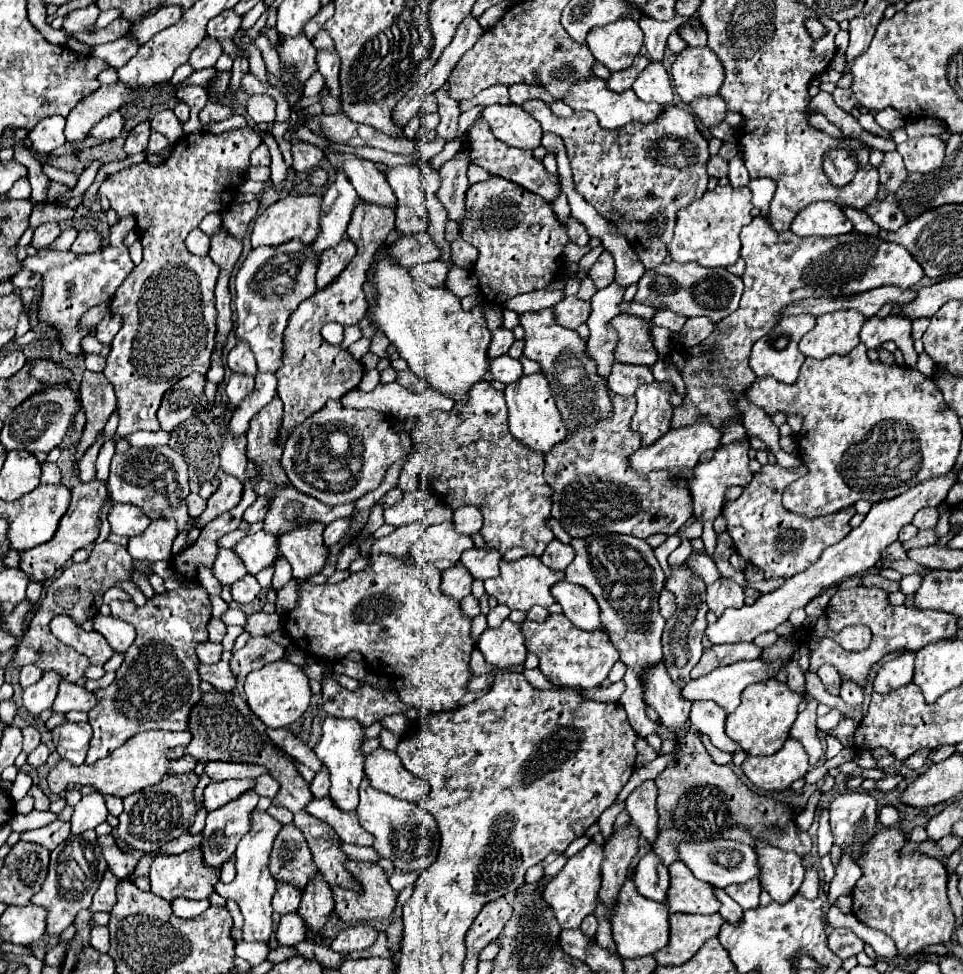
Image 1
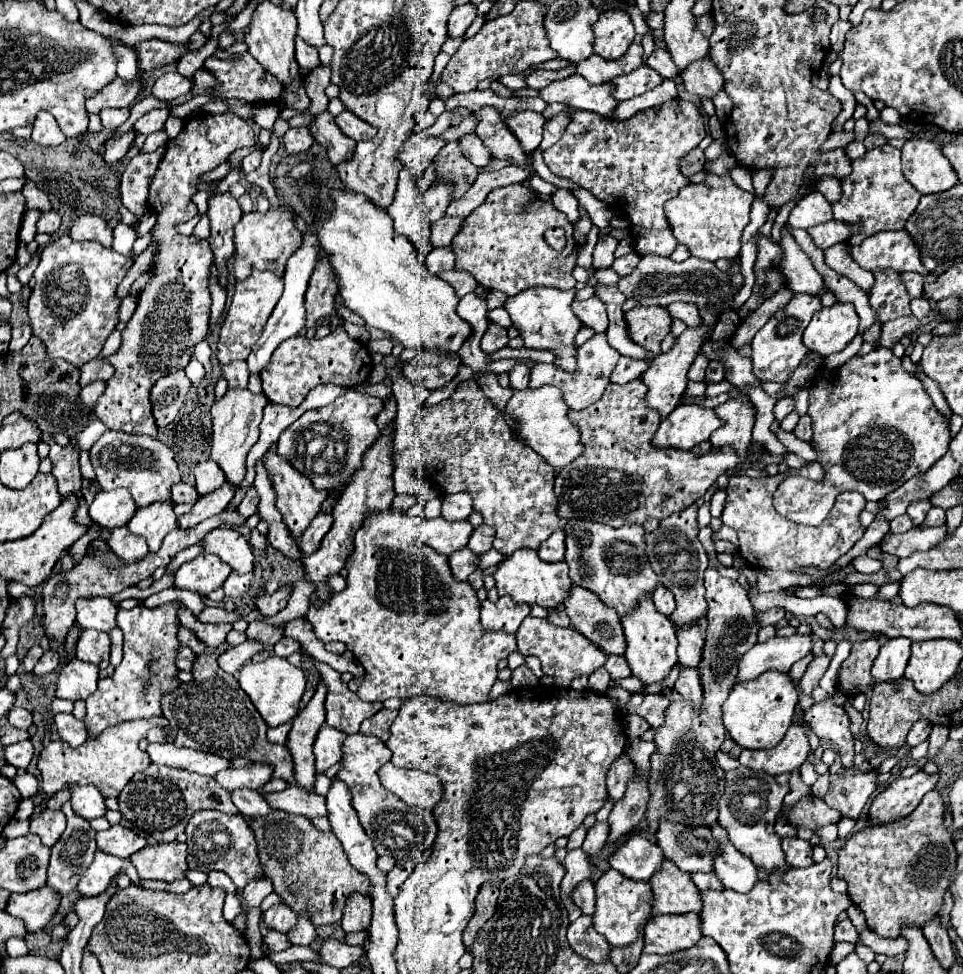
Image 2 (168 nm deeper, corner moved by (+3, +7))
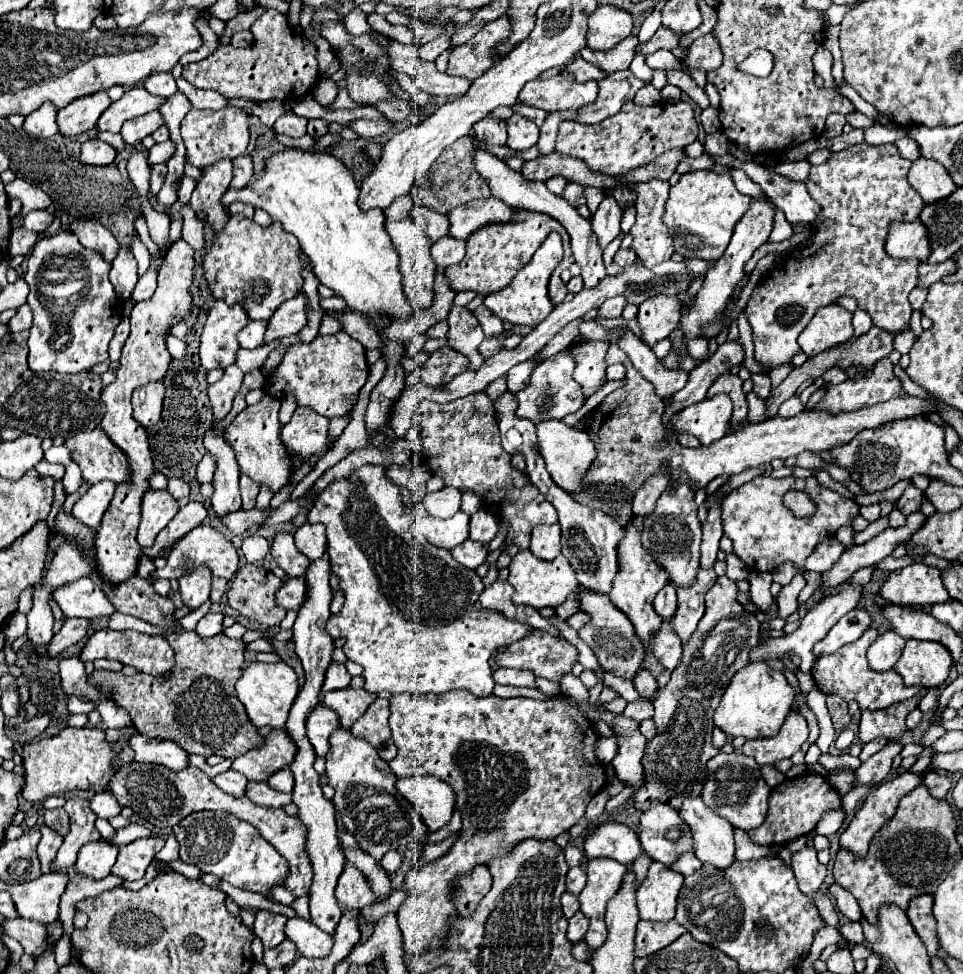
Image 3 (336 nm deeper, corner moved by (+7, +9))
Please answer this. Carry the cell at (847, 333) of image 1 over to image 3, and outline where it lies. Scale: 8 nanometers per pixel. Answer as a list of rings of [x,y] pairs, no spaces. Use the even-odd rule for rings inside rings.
[[[828,305],[816,311],[810,327],[800,333],[798,343],[808,357],[814,357],[826,349],[846,343],[852,333],[852,313],[840,305]]]

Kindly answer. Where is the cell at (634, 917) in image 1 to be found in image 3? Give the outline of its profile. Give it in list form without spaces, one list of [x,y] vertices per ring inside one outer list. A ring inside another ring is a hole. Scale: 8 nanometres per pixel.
[[[588,859],[586,873],[588,881],[578,899],[580,911],[590,917],[590,929],[584,935],[584,941],[592,951],[596,951],[606,941],[606,903],[618,893],[626,867],[614,859]]]

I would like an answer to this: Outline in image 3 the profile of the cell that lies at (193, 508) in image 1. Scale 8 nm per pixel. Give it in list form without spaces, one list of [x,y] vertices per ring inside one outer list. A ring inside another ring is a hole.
[[[168,479],[168,493],[174,497],[174,499],[180,499],[180,497],[188,497],[190,493],[190,487],[186,481],[182,479]]]

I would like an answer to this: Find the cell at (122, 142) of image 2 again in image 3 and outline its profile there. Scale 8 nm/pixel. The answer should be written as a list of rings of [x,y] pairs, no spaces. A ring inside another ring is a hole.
[[[90,139],[82,145],[80,159],[86,165],[110,165],[116,159],[116,149],[100,139]]]

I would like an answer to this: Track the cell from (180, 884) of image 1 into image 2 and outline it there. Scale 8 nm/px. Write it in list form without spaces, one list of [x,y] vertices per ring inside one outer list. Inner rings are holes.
[[[158,843],[158,845],[148,845],[142,851],[134,853],[132,865],[138,869],[142,879],[154,879],[154,881],[176,881],[176,879],[186,879],[186,843]]]

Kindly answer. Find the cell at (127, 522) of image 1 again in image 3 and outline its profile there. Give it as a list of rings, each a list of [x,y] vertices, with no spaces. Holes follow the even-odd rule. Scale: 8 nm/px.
[[[98,481],[94,485],[90,485],[90,489],[74,503],[72,515],[86,523],[88,527],[98,527],[102,521],[102,515],[106,511],[106,507],[110,505],[112,497],[114,497],[114,483],[110,481]]]

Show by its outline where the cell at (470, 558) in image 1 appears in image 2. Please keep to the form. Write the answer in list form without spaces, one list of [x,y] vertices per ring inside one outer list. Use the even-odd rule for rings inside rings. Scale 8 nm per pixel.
[[[480,525],[478,529],[474,529],[474,533],[470,535],[470,541],[466,547],[470,547],[470,551],[478,557],[482,557],[486,551],[492,549],[492,539],[494,539],[494,529],[488,525]]]

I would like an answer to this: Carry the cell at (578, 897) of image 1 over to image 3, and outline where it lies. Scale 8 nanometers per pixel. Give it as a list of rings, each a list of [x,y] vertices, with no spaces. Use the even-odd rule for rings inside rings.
[[[563,894],[561,897],[561,907],[564,917],[566,917],[566,919],[570,919],[570,917],[579,910],[578,898],[571,894]]]

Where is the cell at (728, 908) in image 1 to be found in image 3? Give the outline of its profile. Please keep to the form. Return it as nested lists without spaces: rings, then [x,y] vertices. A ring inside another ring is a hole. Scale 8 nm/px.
[[[692,851],[682,853],[682,855],[680,855],[672,865],[670,865],[670,869],[672,869],[672,871],[682,873],[682,875],[690,875],[690,873],[698,871],[700,867],[702,867],[702,861],[700,861]]]

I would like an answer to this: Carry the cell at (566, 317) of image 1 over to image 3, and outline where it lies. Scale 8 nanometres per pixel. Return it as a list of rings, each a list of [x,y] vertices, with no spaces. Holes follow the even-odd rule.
[[[610,297],[610,299],[606,299],[606,301],[600,305],[600,313],[598,313],[598,315],[600,315],[600,317],[606,317],[606,319],[610,319],[610,317],[620,317],[626,305],[628,305],[626,297]]]

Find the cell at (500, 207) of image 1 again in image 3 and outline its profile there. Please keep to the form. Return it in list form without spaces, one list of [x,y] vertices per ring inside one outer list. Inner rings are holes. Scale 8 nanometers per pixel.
[[[518,211],[512,223],[482,227],[474,235],[470,235],[470,239],[466,241],[466,257],[460,263],[444,269],[444,275],[448,277],[448,283],[450,283],[452,291],[458,293],[458,291],[470,289],[470,291],[476,291],[480,295],[490,295],[490,293],[500,291],[502,287],[506,287],[512,281],[516,271],[532,259],[532,255],[536,253],[536,249],[542,245],[542,241],[546,239],[546,235],[550,231],[560,233],[560,237],[564,241],[564,259],[554,269],[548,286],[552,303],[554,305],[562,303],[562,299],[568,295],[568,289],[562,283],[560,273],[574,263],[574,257],[572,257],[572,251],[570,251],[570,237],[568,237],[566,229],[556,219],[552,219],[544,213],[534,213],[534,211]]]

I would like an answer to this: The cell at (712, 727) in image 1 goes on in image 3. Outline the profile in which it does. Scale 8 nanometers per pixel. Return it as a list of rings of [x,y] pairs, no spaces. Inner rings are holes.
[[[662,621],[662,631],[654,635],[654,655],[664,669],[674,669],[682,657],[682,641],[670,631],[670,621]]]

